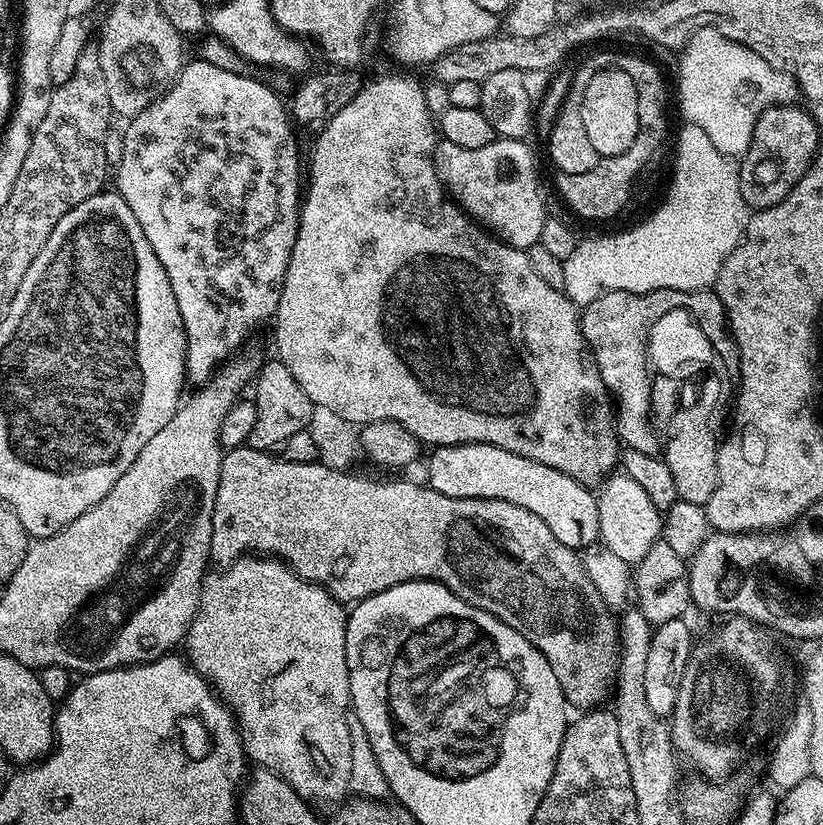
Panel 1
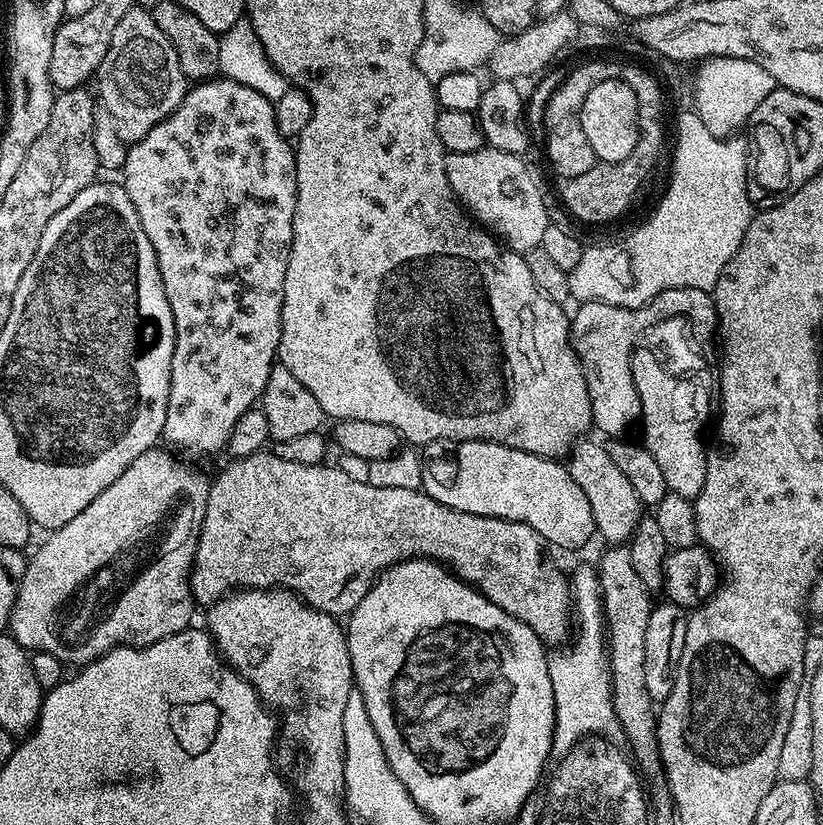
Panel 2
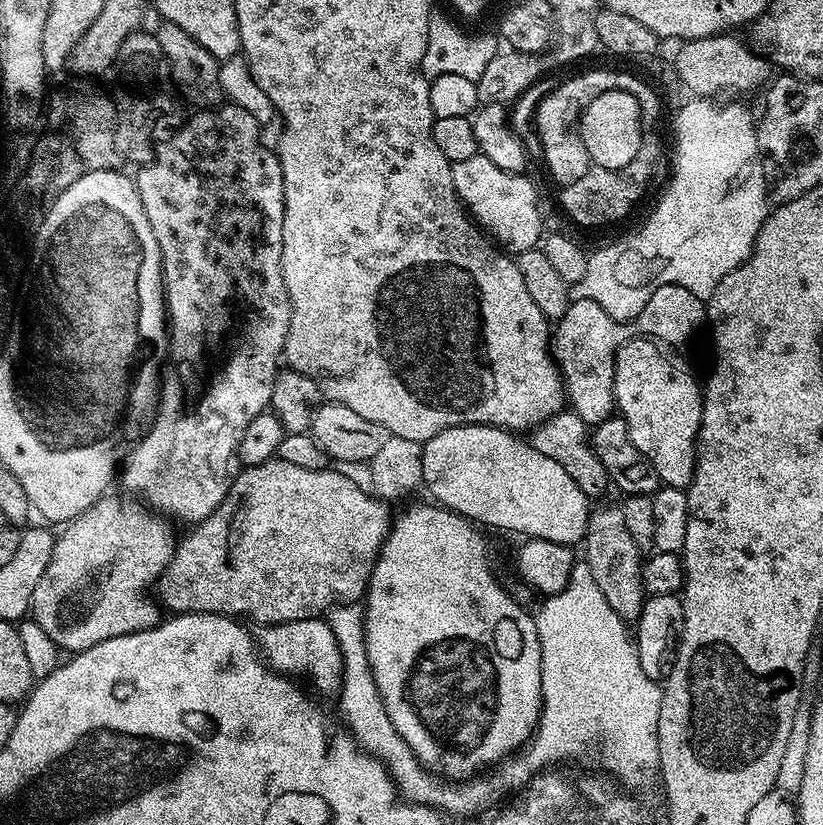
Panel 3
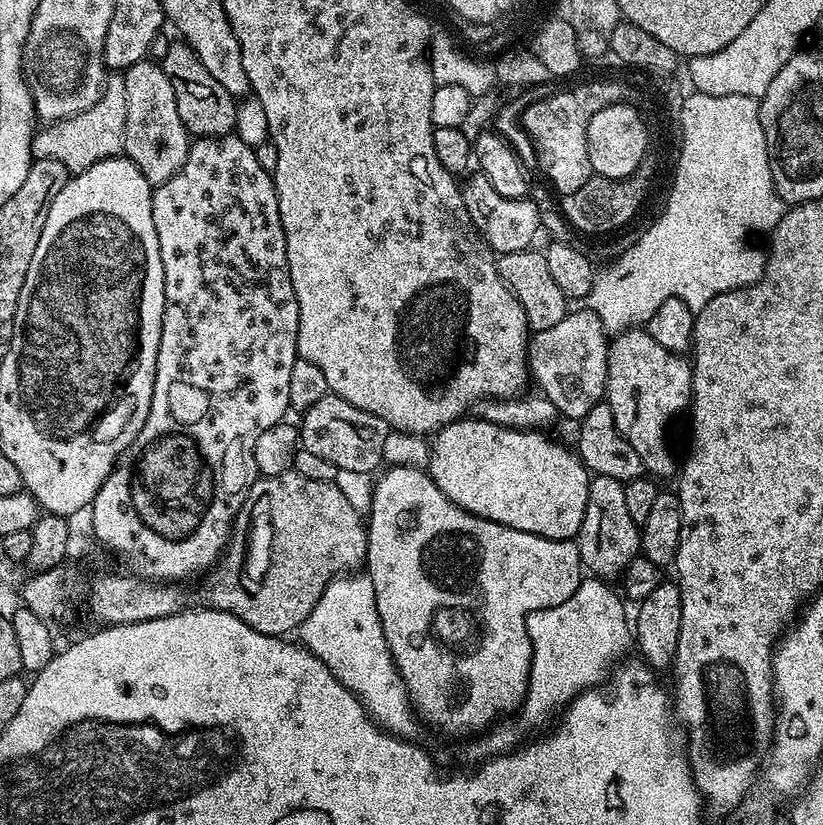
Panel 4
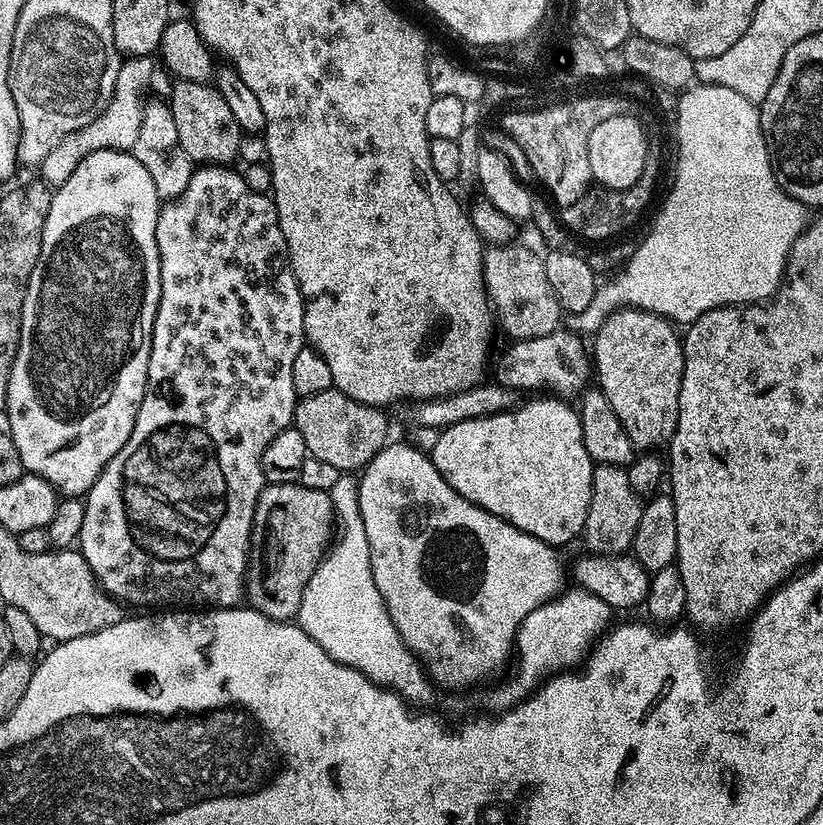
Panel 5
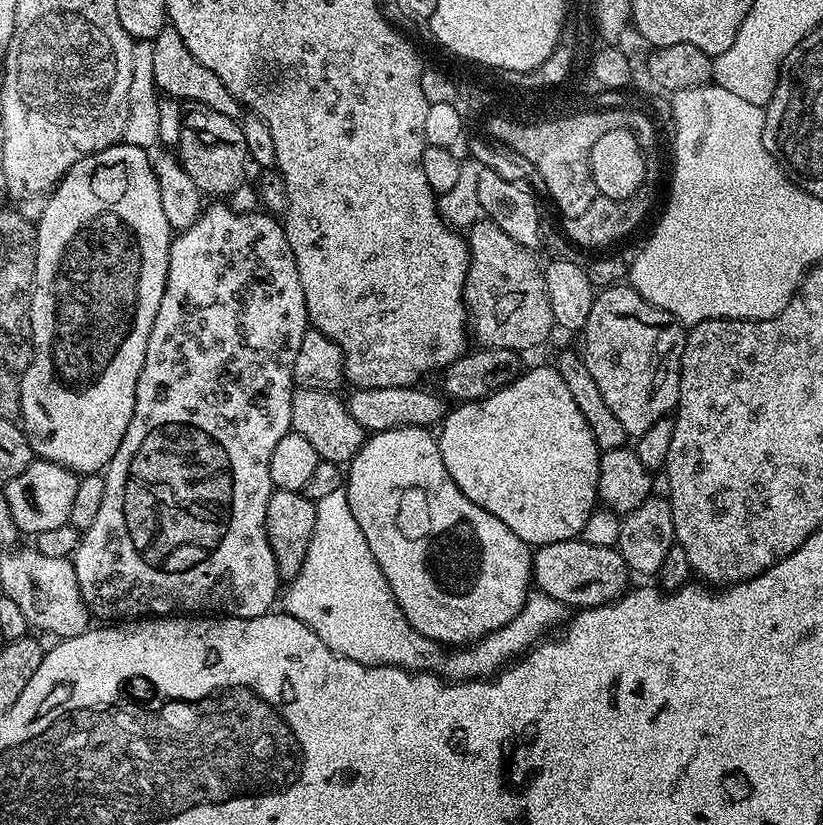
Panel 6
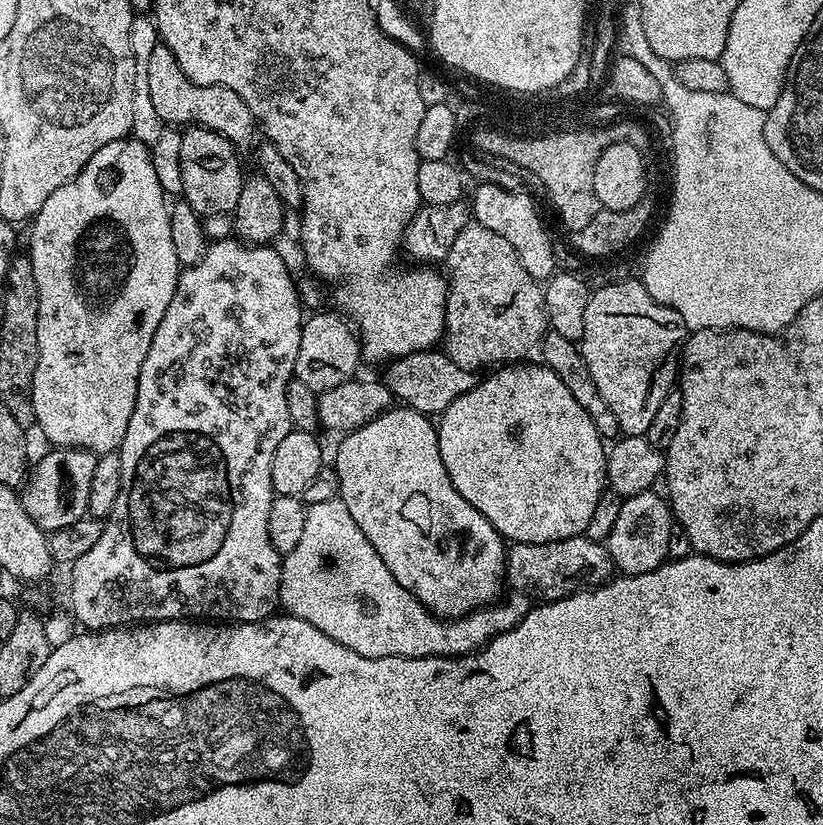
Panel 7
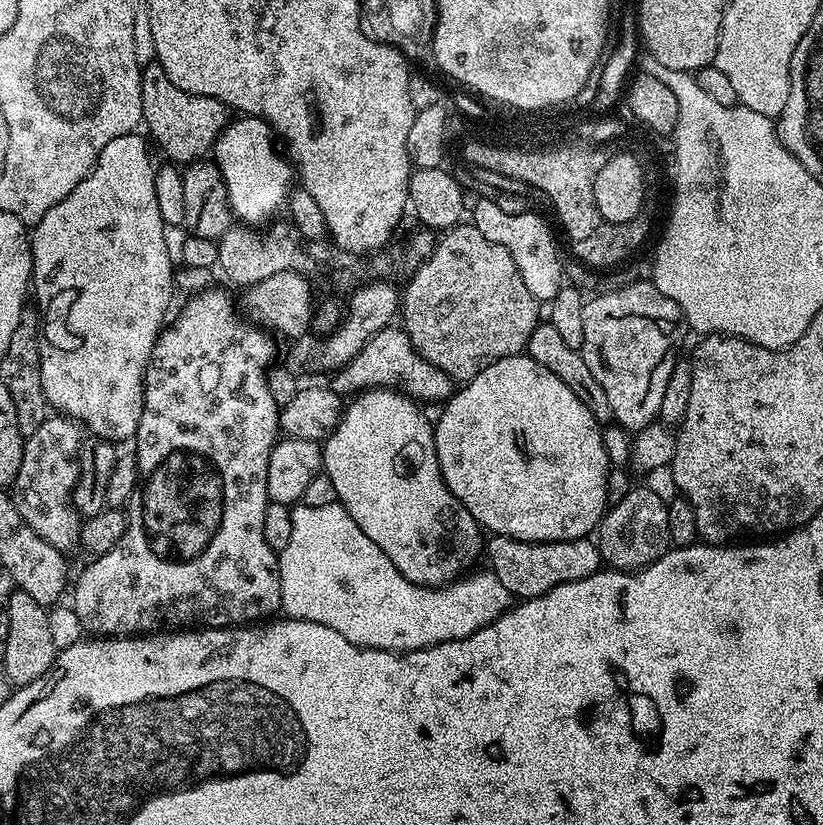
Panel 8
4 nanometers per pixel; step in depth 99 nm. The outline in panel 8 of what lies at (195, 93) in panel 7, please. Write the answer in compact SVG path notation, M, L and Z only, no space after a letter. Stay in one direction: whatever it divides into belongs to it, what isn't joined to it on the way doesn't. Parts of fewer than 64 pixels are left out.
M153 62L141 71L140 85L142 86L142 110L143 125L148 128L149 137L164 150L169 161L176 164L189 164L205 157L208 150L221 139L224 130L228 127L231 119L231 111L222 102L214 98L206 98L204 95L190 94L188 91L178 89L162 70L158 62Z

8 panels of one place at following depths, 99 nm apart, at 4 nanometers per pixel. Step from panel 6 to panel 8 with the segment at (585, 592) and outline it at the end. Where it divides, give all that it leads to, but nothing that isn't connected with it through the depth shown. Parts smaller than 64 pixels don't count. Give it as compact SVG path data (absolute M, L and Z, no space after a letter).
M489 535L486 540L487 567L510 590L513 597L544 596L554 586L562 586L566 582L578 582L582 578L590 578L601 571L600 550L591 539L555 540L549 544L535 544L529 540L515 540L509 536Z

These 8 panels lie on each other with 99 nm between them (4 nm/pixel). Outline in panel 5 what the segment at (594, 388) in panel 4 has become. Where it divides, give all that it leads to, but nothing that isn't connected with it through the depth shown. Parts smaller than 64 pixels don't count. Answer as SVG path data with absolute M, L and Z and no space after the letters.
M557 330L546 334L542 338L515 341L515 343L511 345L513 348L506 349L497 360L495 357L495 383L517 390L523 390L523 388L544 388L540 390L547 390L549 393L555 394L561 398L573 398L572 396L576 395L576 397L579 397L590 384L590 356L586 351L585 341L583 344L580 340L583 339L581 339L577 333L567 330Z

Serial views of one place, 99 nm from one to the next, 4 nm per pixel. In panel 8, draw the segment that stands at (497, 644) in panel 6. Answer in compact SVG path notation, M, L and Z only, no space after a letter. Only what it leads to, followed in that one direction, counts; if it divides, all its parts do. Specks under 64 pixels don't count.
M302 502L295 505L292 508L290 540L286 542L284 548L279 549L278 559L280 561L280 607L283 615L294 620L318 622L322 626L330 626L330 630L338 630L338 634L342 634L342 638L346 638L346 642L356 644L359 648L381 648L387 652L416 652L420 648L429 648L442 642L464 640L470 634L485 628L486 625L493 624L500 615L509 611L514 604L512 592L506 590L506 586L502 586L502 582L498 582L498 578L491 570L483 570L484 572L469 571L460 579L453 580L451 584L438 588L427 588L421 584L410 582L398 570L398 566L394 566L394 562L390 562L390 558L386 558L386 554L382 554L382 550L378 550L378 546L374 546L374 542L370 542L370 538L366 538L366 534L362 534L362 526L358 526L358 522L354 522L354 518L350 518L348 511L338 502L330 506L306 506Z

